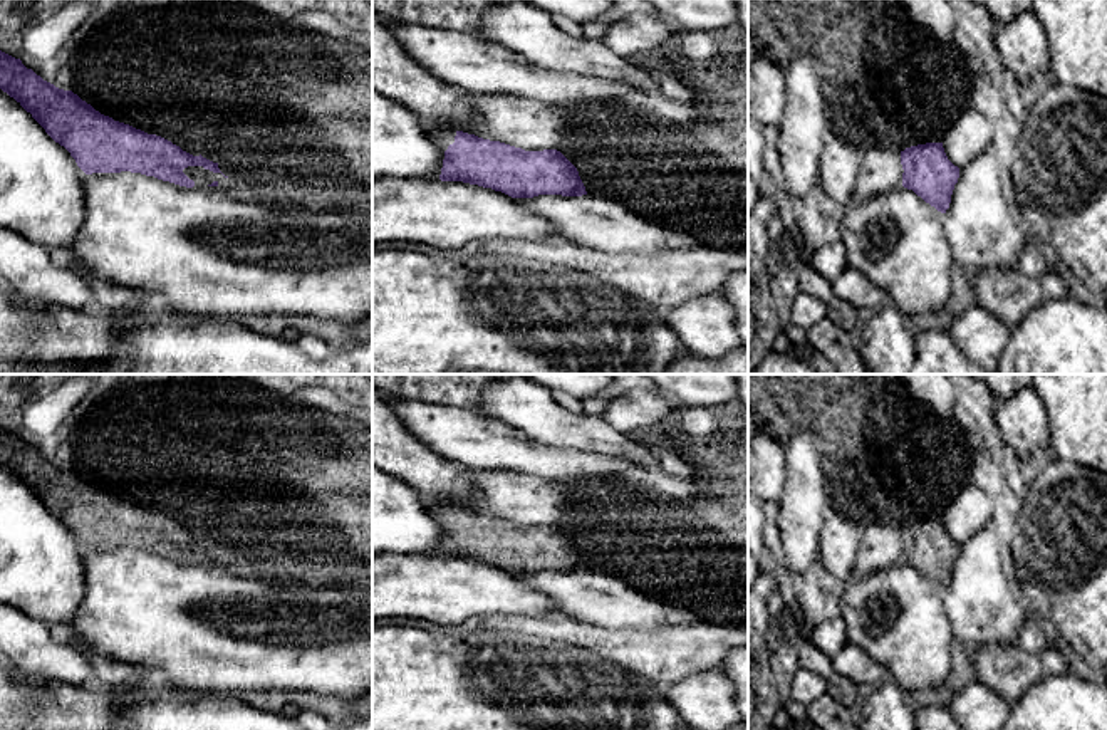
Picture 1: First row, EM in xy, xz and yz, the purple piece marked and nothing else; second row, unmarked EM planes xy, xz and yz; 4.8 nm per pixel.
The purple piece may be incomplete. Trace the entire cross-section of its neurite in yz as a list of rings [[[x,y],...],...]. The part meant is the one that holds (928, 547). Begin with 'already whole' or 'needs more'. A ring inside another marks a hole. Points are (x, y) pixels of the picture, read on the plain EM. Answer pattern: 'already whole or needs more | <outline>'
already whole | [[[926,519],[901,527],[902,562],[912,566],[938,587],[946,589],[951,579],[959,544],[954,542],[943,519]]]

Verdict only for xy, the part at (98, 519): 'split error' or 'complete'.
complete

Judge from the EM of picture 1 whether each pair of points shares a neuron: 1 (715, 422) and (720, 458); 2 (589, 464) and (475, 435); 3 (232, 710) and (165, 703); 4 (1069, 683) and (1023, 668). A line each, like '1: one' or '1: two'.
1: one
2: one
3: one
4: two

